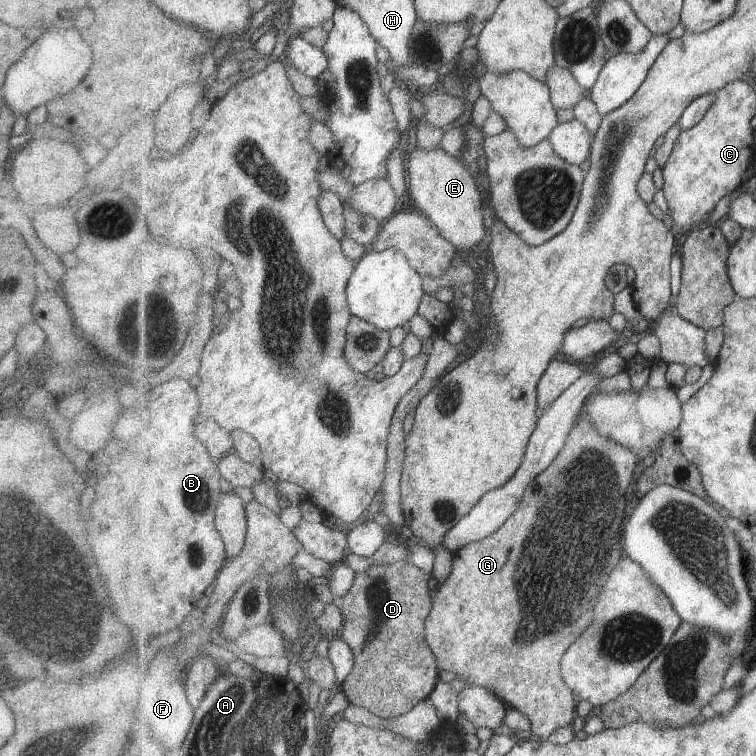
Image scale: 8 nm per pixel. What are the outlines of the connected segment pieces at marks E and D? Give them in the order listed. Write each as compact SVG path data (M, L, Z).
M437 146L430 149L415 147L409 157L408 176L409 191L416 208L425 212L441 230L441 234L449 242L453 242L459 250L476 251L479 242L483 242L489 234L485 218L483 218L483 196L477 184L473 170L465 166L460 158L451 156Z
M407 561L375 564L365 572L356 572L351 590L341 598L345 615L341 634L355 654L355 668L347 676L342 691L352 704L366 708L379 718L391 720L411 712L440 682L438 660L429 646L425 626L432 613L433 594L427 584L431 575Z

